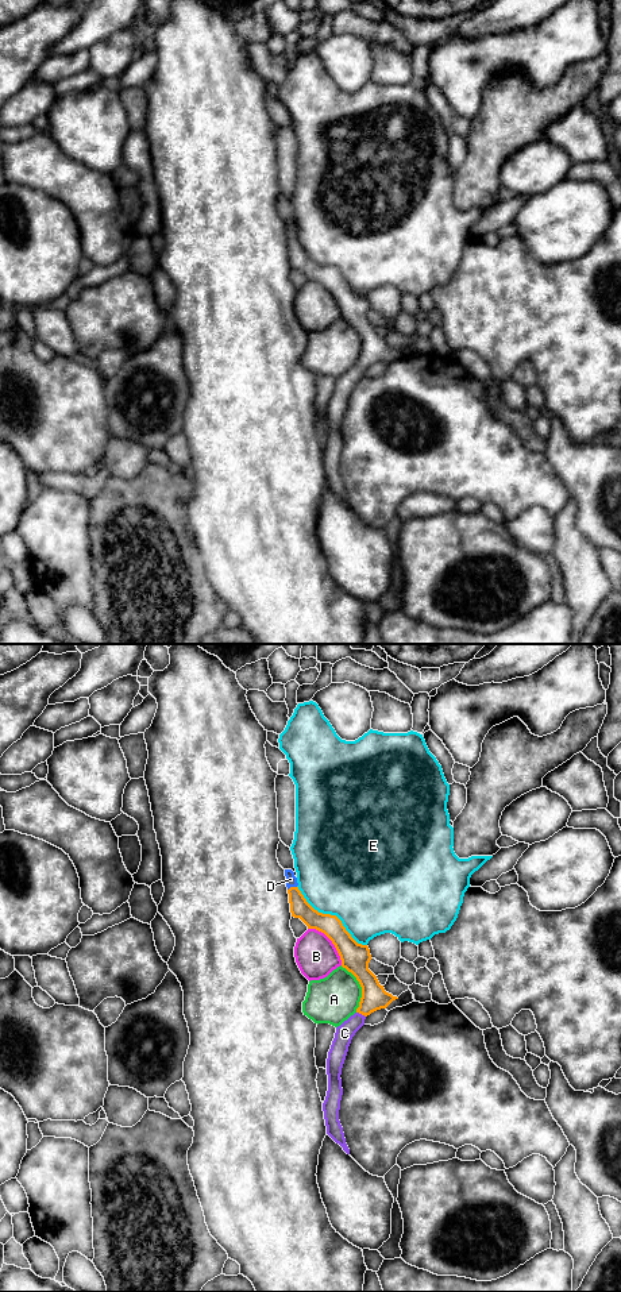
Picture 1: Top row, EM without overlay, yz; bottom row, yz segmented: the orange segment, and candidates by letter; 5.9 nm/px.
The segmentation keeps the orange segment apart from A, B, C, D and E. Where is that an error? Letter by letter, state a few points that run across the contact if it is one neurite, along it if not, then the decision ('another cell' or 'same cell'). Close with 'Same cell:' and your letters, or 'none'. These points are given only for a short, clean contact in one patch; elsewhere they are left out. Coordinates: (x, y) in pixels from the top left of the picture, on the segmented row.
A: line yz (340, 965), (355, 978), (361, 987), (361, 1001), (357, 1011); another cell
B: another cell
C: line yz (374, 997), (361, 1013), (344, 1033); same cell
D: line yz (300, 907), (292, 887), (290, 879); same cell
E: another cell
Same cell: C, D

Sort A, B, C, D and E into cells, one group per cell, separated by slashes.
A / B / C D / E

